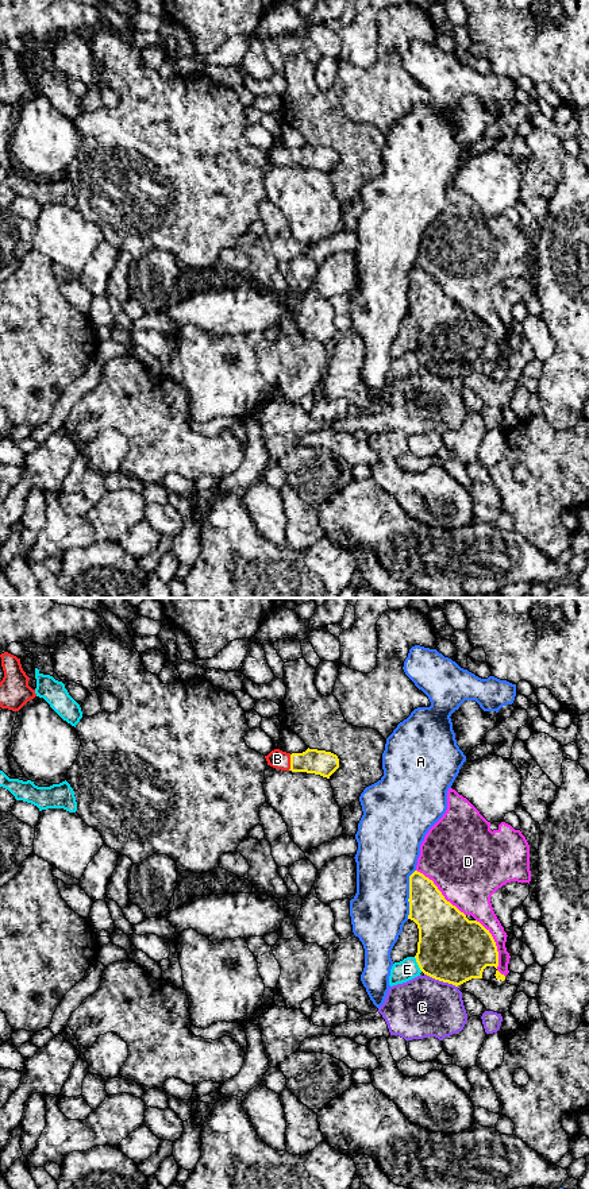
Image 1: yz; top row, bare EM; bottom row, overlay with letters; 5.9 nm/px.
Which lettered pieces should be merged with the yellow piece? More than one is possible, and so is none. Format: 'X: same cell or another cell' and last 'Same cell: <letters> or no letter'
A: another cell
B: same cell
C: another cell
D: another cell
E: another cell
Same cell: B

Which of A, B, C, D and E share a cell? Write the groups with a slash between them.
A / B / C / D / E

